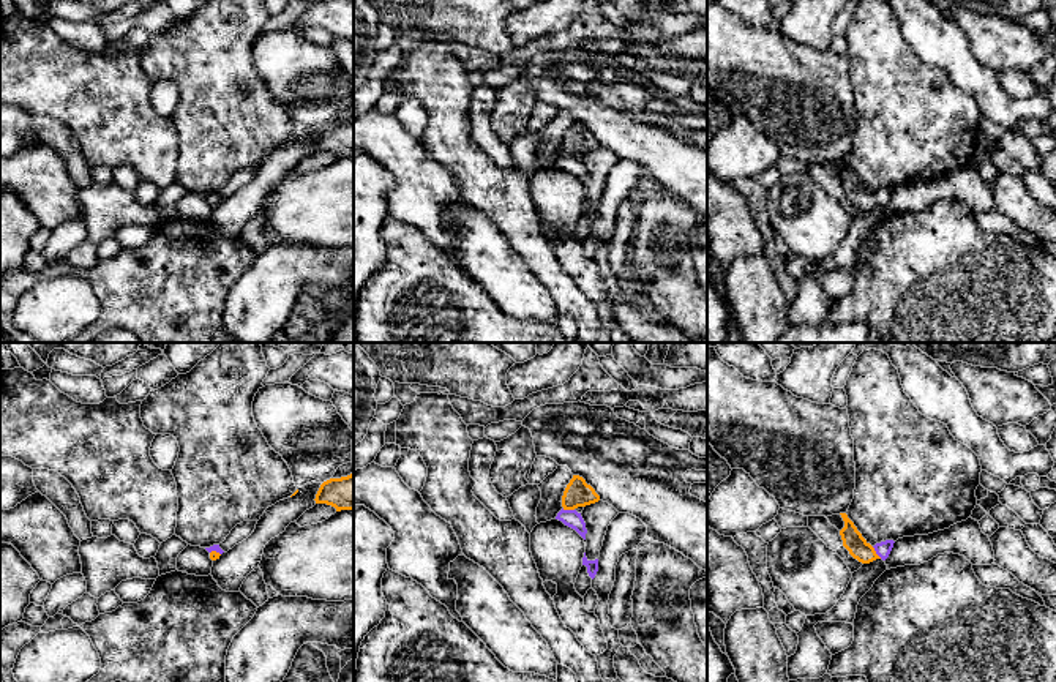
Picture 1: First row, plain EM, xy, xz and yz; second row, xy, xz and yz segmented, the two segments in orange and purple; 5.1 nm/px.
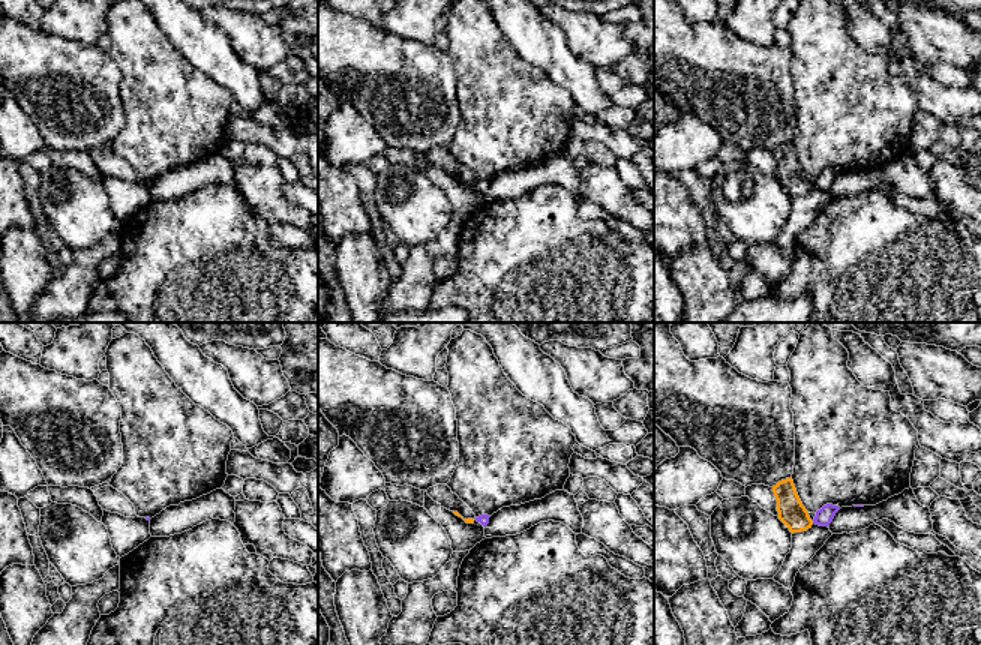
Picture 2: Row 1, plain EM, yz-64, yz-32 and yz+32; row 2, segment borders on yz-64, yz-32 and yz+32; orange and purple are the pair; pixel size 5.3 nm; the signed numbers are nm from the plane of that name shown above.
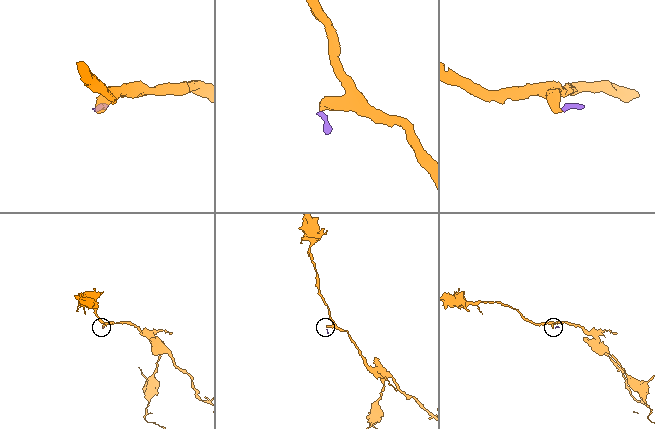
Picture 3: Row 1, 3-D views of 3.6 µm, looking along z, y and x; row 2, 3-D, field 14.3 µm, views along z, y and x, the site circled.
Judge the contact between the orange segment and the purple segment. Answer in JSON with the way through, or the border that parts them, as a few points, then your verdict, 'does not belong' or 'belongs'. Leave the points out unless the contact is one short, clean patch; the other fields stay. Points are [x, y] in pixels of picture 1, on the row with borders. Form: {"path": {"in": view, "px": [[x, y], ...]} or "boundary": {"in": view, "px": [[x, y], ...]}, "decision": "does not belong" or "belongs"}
{"path": {"in": "yz", "px": [[853, 540], [865, 553], [875, 553], [883, 550]]}, "decision": "belongs"}

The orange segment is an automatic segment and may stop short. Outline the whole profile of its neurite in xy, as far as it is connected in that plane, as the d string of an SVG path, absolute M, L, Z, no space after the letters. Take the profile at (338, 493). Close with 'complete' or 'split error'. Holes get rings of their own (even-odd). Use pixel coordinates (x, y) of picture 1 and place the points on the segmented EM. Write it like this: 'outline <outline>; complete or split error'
outline M354 474L324 482L314 500L331 505L336 512L354 510Z; complete

